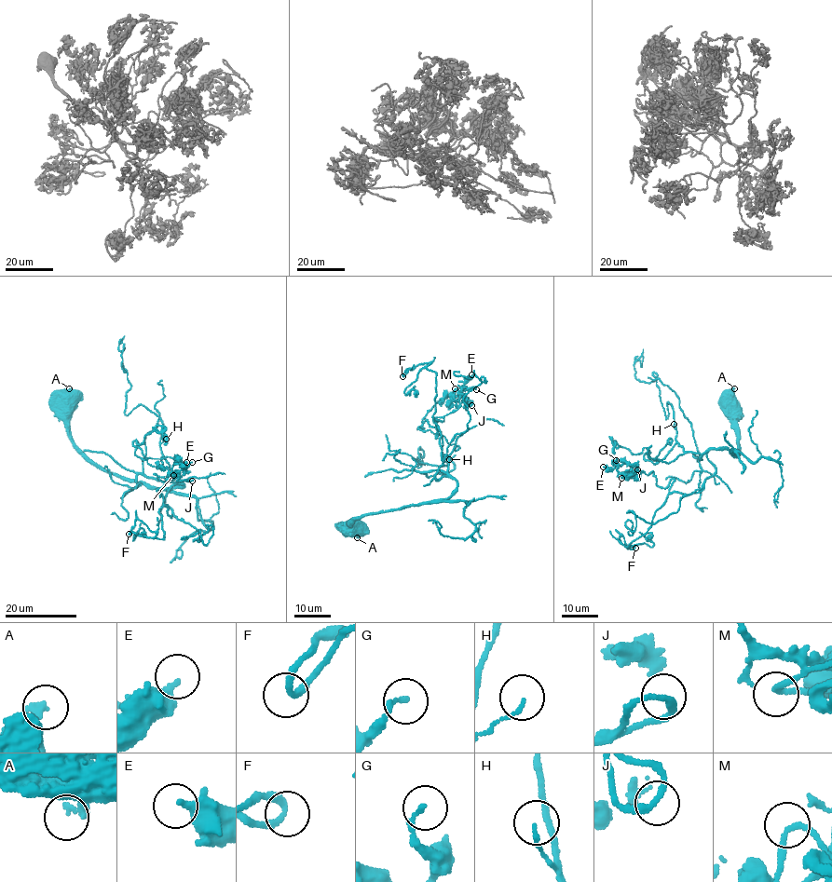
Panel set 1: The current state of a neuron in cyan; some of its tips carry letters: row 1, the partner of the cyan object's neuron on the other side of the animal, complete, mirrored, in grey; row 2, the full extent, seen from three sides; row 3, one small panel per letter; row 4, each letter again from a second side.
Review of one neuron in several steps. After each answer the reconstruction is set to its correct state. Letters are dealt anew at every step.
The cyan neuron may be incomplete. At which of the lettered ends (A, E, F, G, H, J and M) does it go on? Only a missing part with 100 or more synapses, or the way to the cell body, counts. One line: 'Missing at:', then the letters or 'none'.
Missing at: none

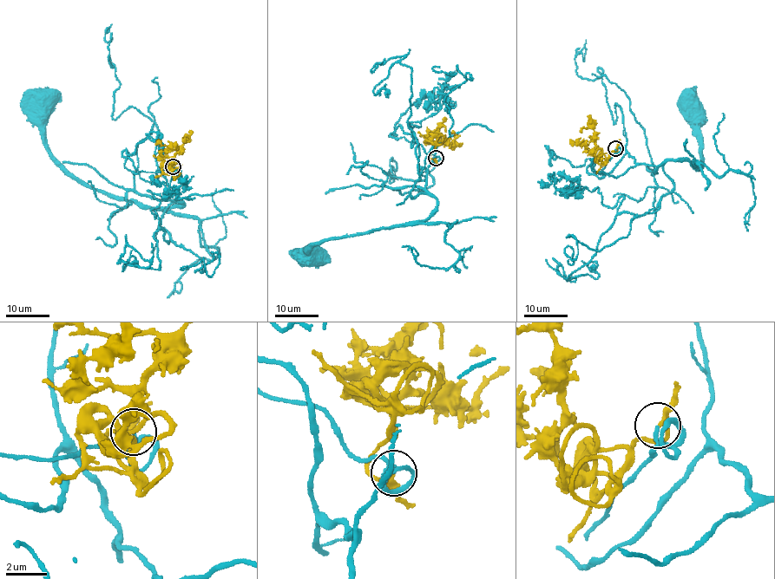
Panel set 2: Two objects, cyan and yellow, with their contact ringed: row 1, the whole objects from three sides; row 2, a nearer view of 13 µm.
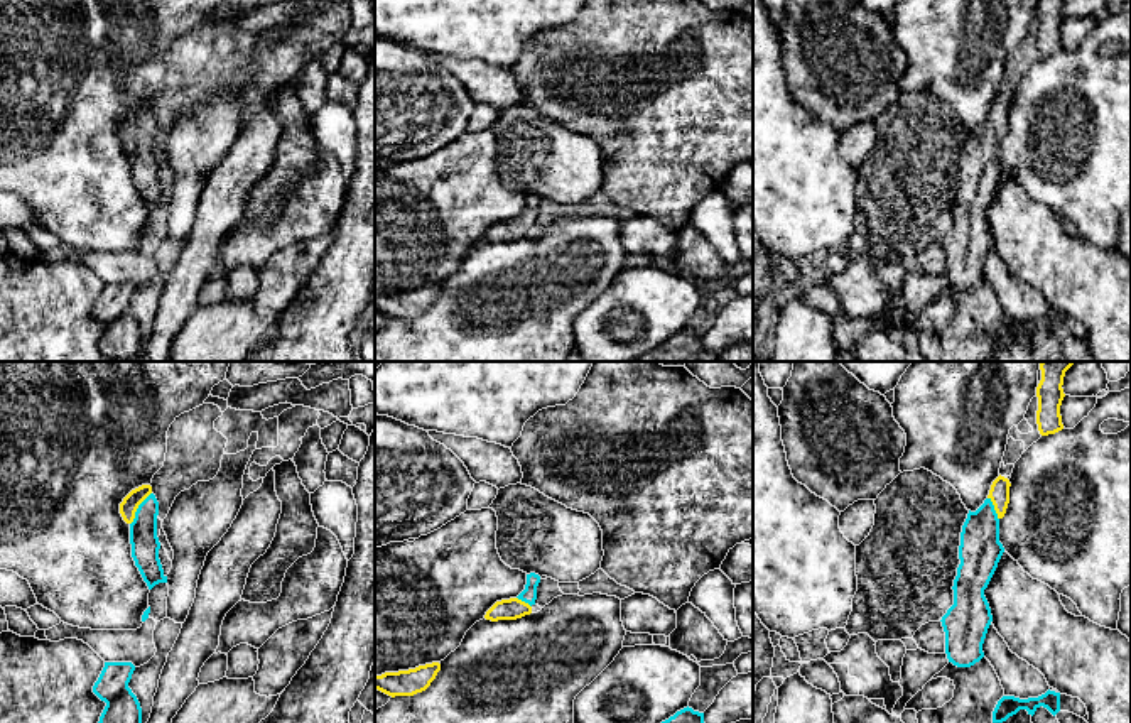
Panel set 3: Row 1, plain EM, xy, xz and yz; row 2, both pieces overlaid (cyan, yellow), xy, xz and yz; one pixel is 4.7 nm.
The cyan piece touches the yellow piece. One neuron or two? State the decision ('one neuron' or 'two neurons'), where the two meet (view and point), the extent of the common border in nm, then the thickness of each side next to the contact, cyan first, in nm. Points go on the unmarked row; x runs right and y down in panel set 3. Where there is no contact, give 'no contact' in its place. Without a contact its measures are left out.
one neuron; meets cyan in xy at (137, 130); contact 190 nm long; 130 nm thick on the cyan side, 80 nm on the other

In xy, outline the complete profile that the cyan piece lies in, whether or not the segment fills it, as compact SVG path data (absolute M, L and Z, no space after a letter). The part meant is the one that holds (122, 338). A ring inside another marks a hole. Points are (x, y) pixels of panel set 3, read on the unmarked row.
M105 284L93 314L106 324L100 350L111 362L127 362L140 355L142 329L128 309L135 287L132 284Z

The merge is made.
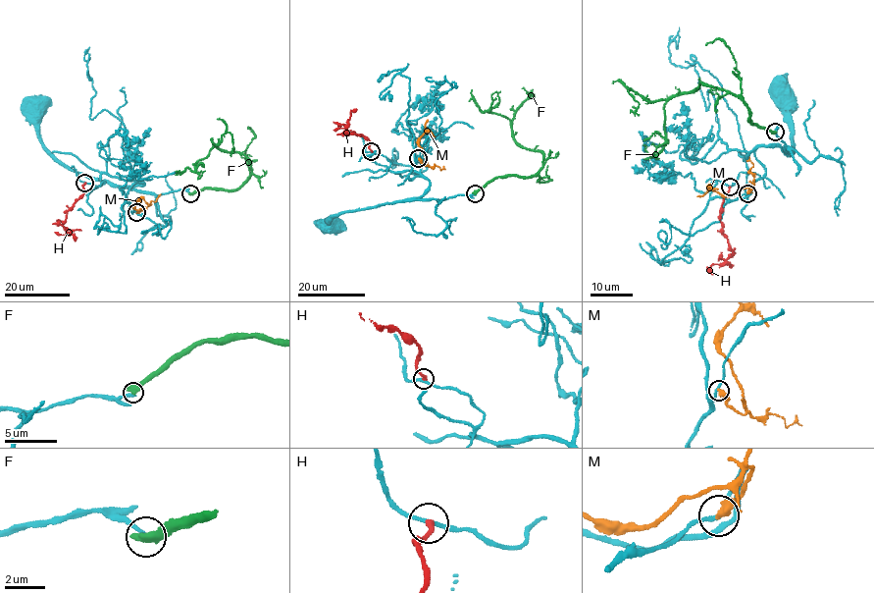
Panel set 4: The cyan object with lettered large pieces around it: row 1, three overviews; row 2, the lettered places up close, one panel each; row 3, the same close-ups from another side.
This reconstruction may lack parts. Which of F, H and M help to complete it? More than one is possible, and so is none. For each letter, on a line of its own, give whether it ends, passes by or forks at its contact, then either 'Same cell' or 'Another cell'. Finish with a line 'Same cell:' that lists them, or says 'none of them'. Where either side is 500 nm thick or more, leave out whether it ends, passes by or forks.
F: Another cell
H: It ends there. Another cell
M: It ends there. Another cell
Same cell: none of them

